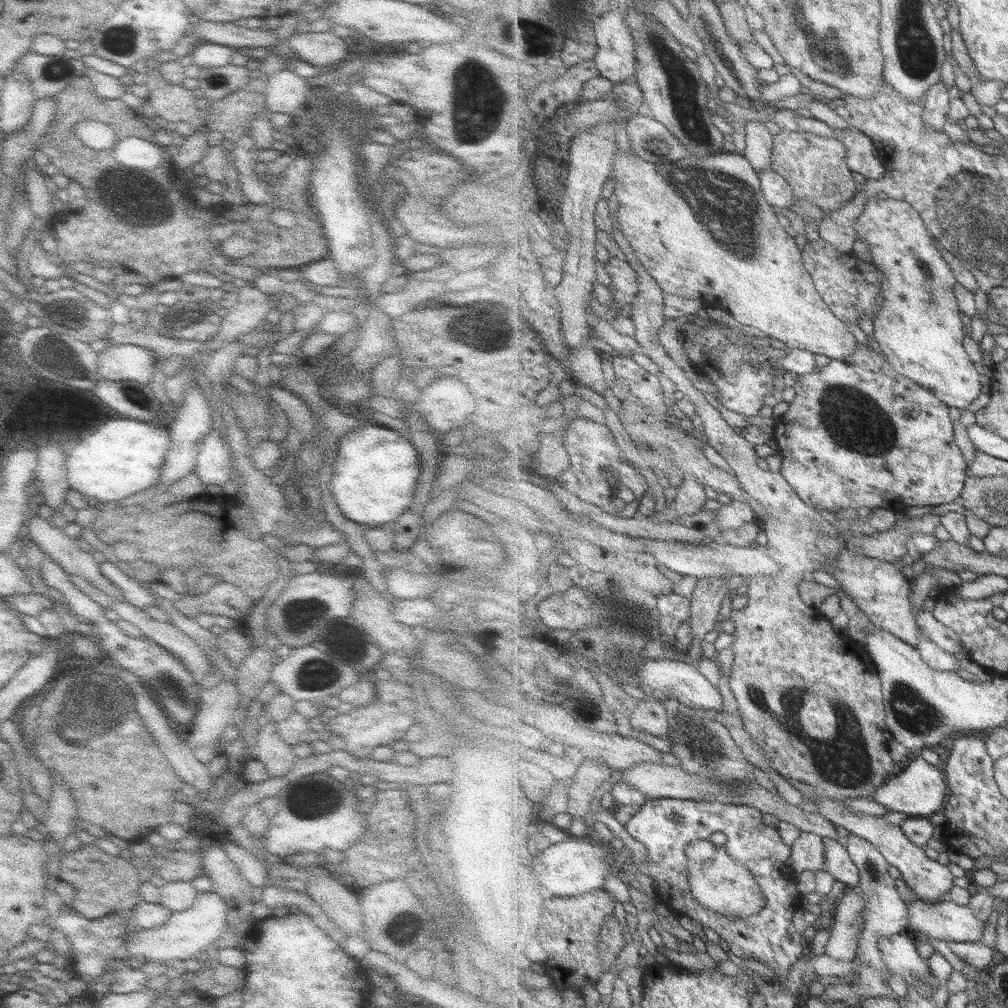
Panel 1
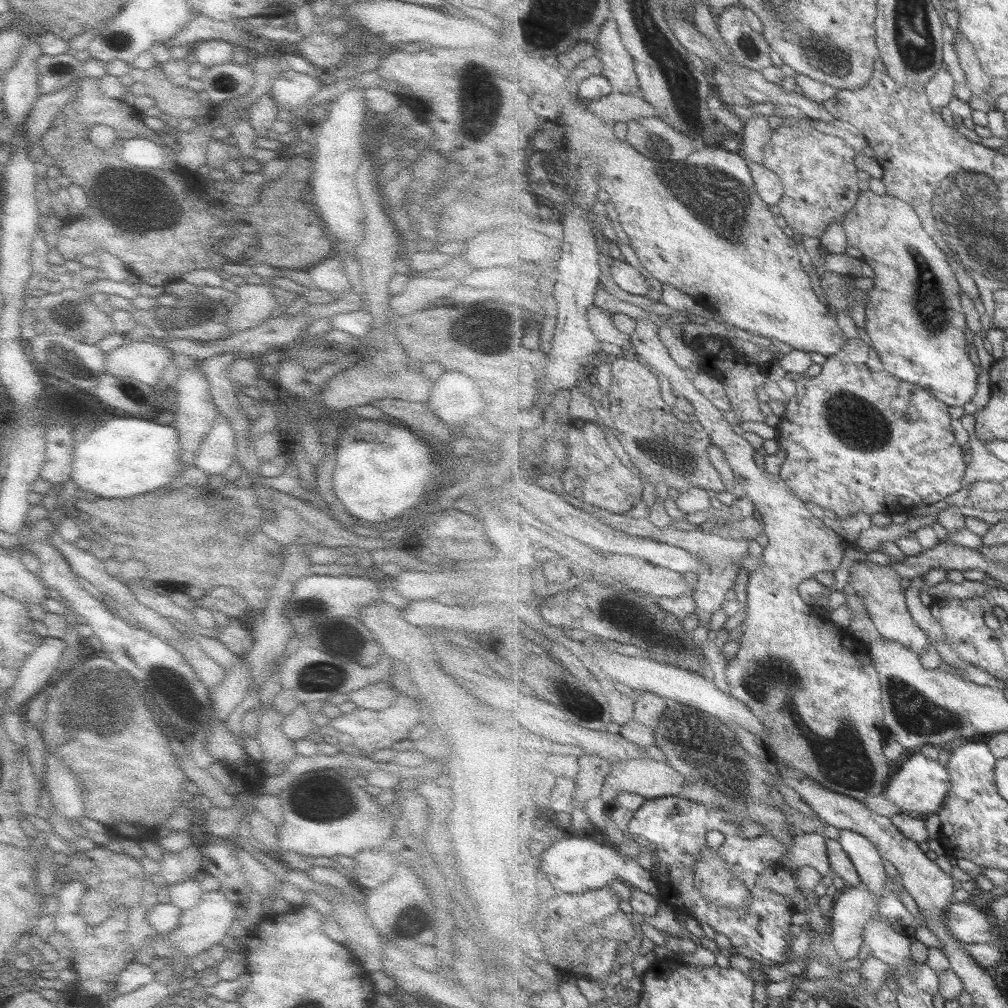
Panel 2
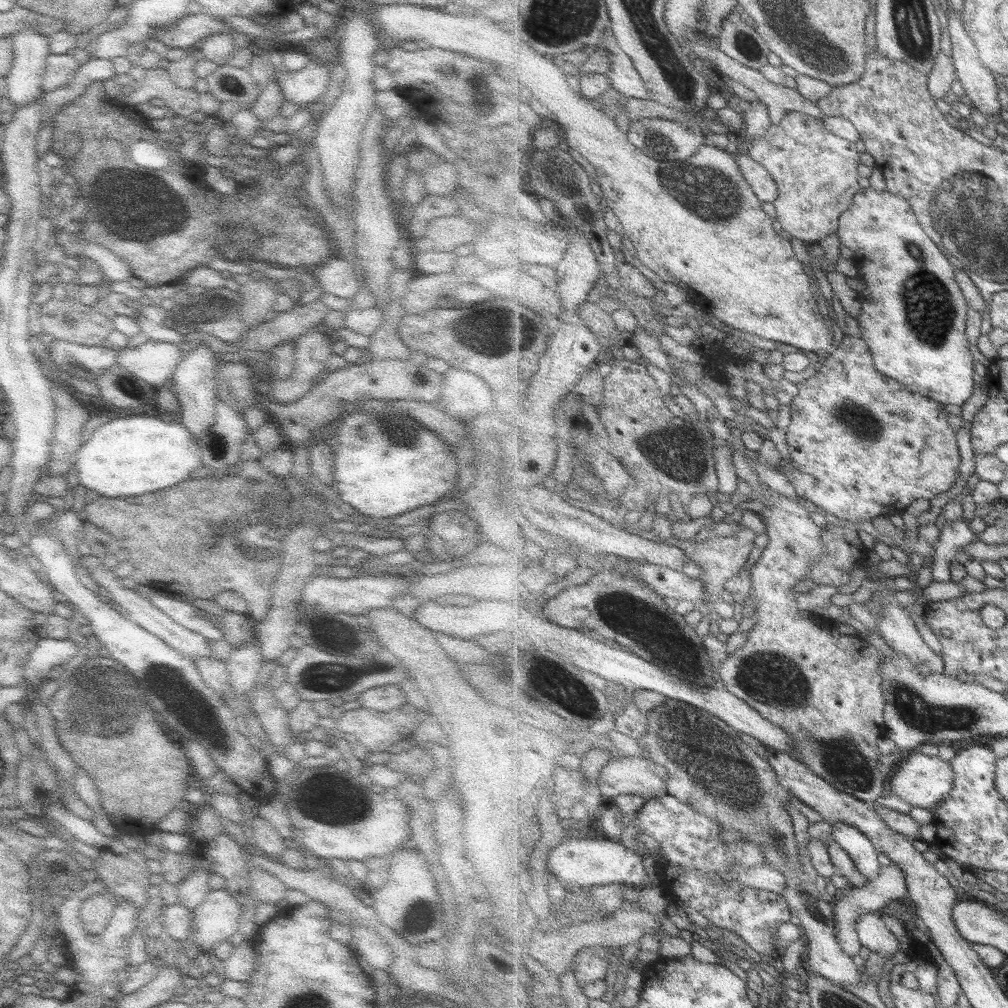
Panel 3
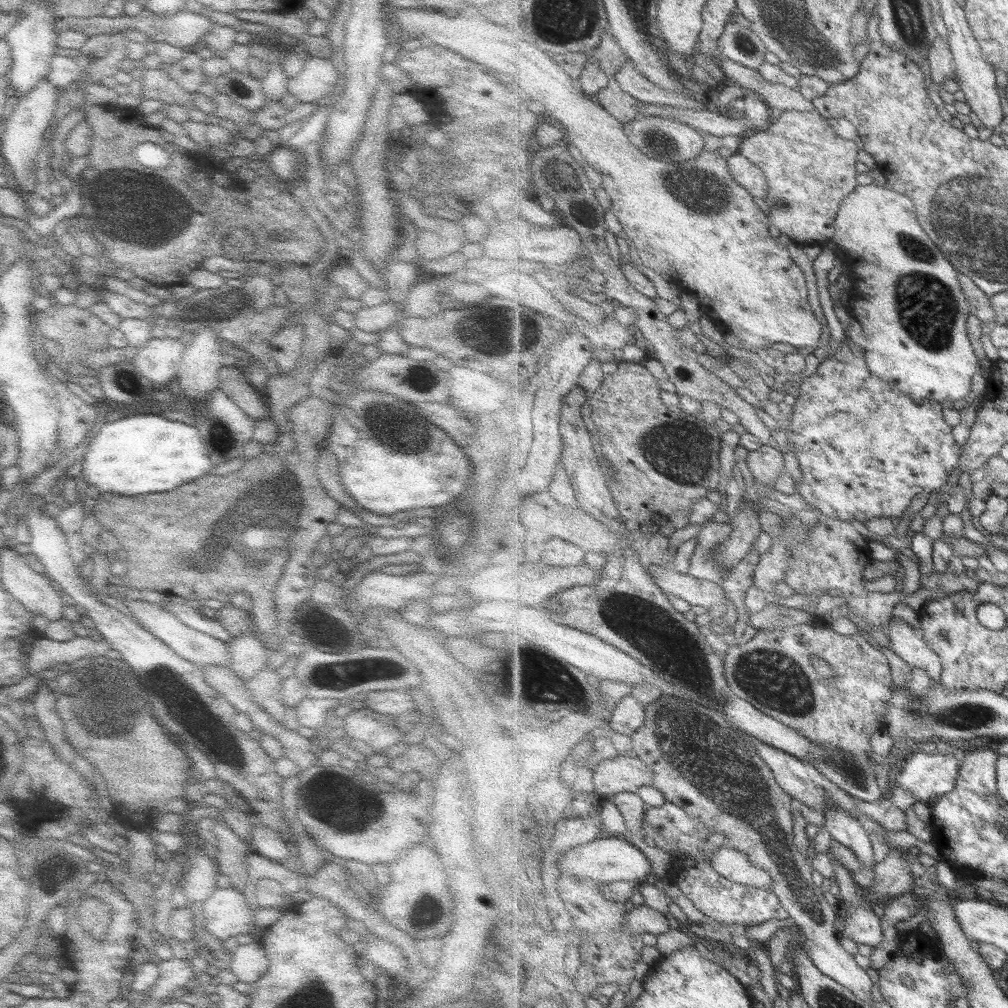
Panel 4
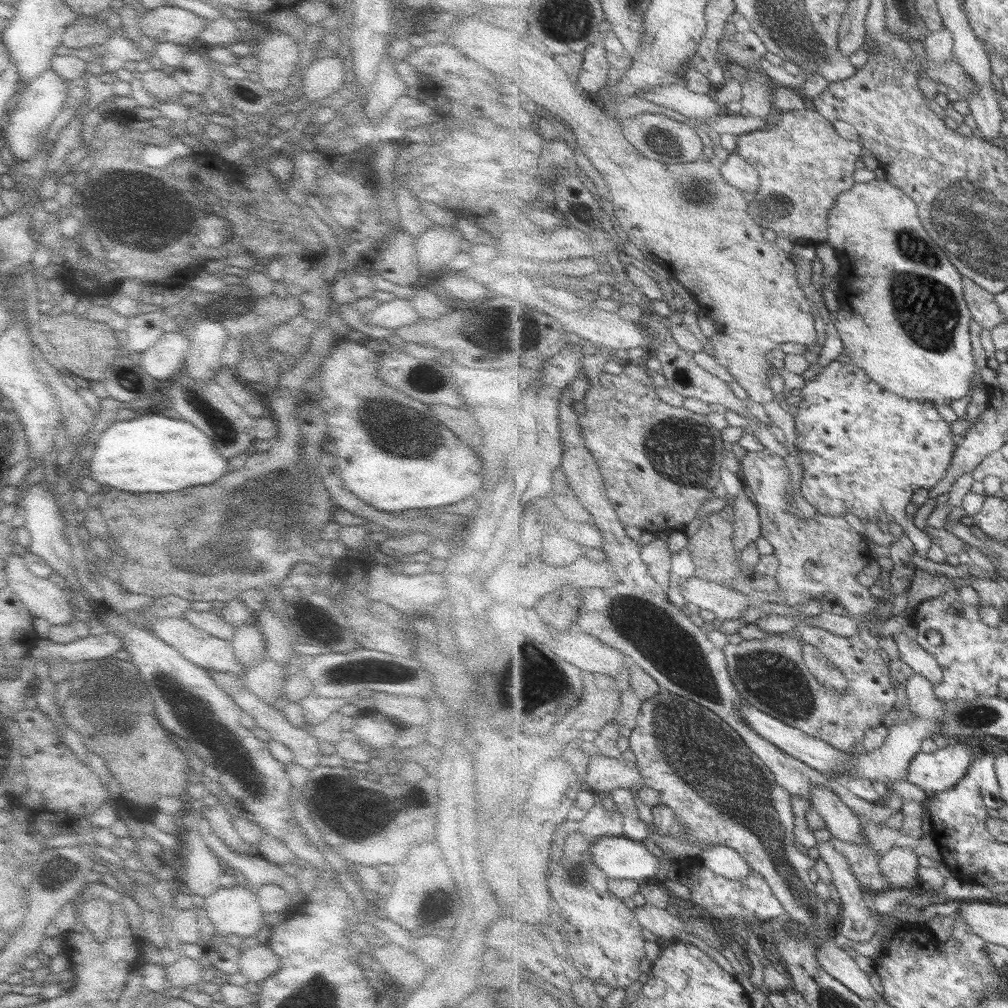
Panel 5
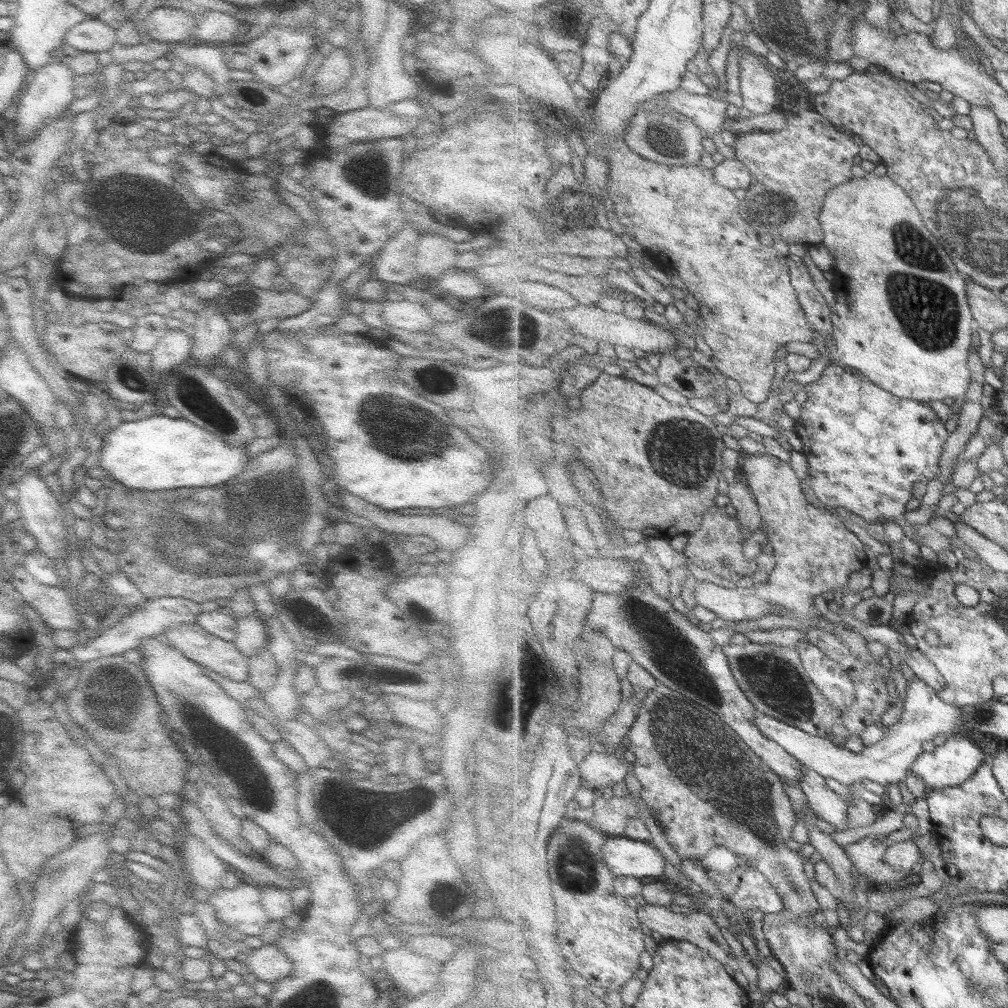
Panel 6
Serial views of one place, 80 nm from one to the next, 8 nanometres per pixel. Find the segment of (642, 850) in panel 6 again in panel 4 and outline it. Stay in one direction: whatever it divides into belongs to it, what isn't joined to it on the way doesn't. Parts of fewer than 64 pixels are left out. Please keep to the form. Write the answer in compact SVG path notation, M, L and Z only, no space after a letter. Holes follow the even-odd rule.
M602 835L599 838L567 850L565 862L561 862L561 872L573 879L591 879L595 883L607 885L615 882L633 882L637 885L647 884L647 876L651 874L649 858L625 841L622 836Z

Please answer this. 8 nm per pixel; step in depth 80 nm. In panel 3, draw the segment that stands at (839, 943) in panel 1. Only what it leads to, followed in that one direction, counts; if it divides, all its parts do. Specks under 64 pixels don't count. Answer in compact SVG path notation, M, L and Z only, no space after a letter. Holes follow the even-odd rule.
M895 864L887 867L881 866L881 873L873 881L869 881L864 887L852 887L850 891L842 892L835 899L835 919L837 928L837 939L841 949L847 955L853 957L859 955L861 942L857 936L857 921L866 915L874 915L879 912L887 911L889 905L893 902L901 902L907 899L909 894L909 884L903 875L901 868Z

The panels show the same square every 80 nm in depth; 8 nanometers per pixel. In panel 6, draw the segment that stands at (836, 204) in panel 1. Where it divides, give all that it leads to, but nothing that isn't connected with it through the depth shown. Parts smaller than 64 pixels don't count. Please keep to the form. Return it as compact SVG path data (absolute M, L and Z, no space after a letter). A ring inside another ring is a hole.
M804 105L789 117L783 130L753 131L740 135L734 142L735 158L750 168L754 178L751 189L740 207L741 214L756 228L759 234L765 234L773 240L783 240L787 244L801 244L807 247L819 245L824 241L825 231L820 223L825 197L832 189L849 182L853 176L855 156L860 154L859 139L848 137L825 115L811 111Z

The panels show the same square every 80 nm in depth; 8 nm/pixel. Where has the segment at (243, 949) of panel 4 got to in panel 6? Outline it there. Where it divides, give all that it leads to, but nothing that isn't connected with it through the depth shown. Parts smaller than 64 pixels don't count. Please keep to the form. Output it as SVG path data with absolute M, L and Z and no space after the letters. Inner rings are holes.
M264 944L249 954L247 968L253 980L272 983L292 971L292 962L274 944Z

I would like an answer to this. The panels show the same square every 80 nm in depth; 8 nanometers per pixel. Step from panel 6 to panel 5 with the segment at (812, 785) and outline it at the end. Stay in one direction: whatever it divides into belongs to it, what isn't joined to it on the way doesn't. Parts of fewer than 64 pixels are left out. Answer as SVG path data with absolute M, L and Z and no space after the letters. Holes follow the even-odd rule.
M824 784L814 786L811 802L812 807L824 819L825 828L832 837L851 844L866 843L861 820L833 789Z

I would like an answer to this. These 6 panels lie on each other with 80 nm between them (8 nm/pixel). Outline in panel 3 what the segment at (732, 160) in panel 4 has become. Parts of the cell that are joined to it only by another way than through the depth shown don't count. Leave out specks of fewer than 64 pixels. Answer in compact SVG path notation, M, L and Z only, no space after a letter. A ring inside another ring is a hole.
M748 154L736 155L737 162L740 164L741 172L751 183L752 190L757 198L763 202L775 203L779 199L779 188L773 175L761 163L758 163Z

